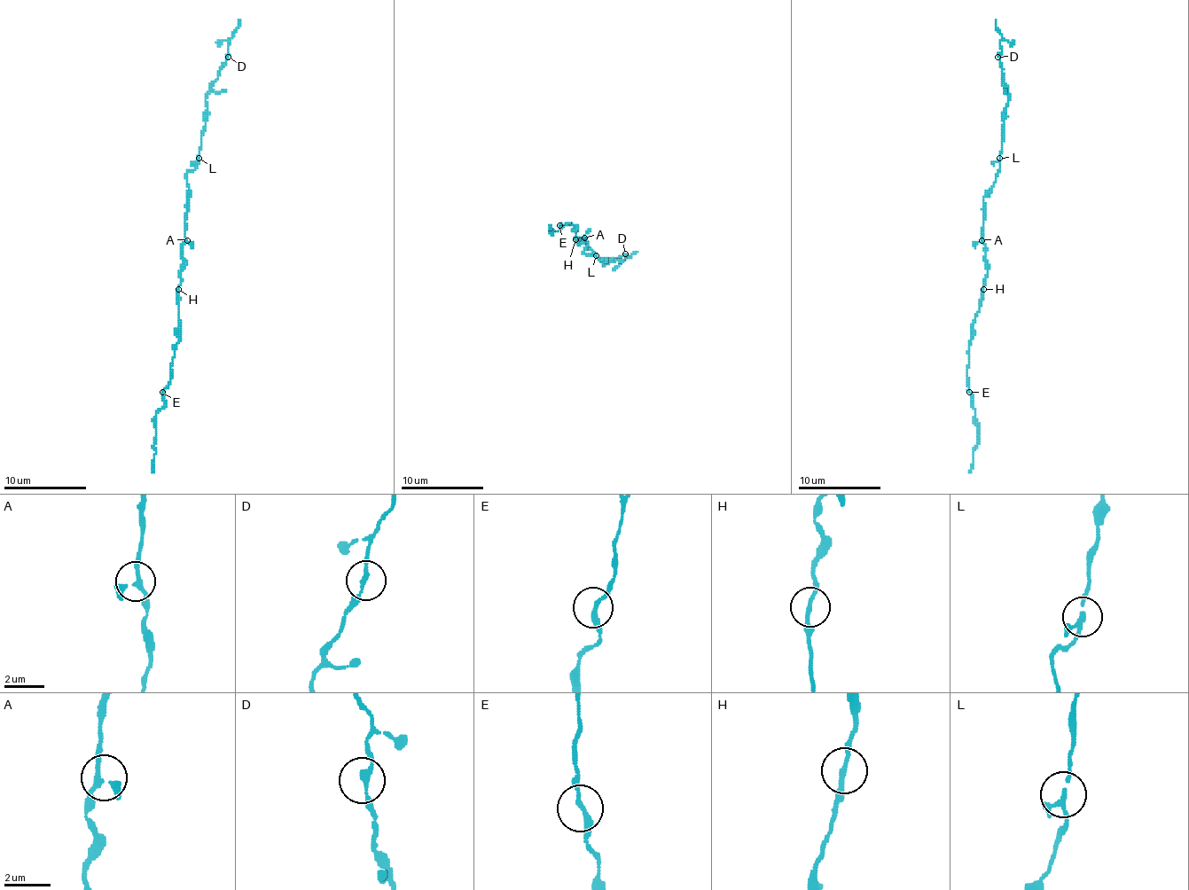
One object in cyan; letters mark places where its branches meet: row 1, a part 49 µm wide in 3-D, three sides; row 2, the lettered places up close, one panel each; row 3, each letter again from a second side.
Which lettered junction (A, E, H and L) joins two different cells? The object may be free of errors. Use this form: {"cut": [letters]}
{"cut": []}

